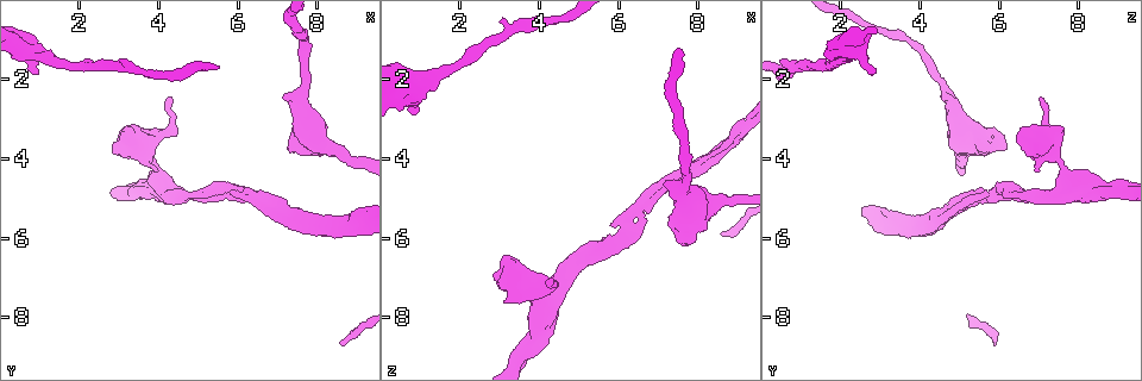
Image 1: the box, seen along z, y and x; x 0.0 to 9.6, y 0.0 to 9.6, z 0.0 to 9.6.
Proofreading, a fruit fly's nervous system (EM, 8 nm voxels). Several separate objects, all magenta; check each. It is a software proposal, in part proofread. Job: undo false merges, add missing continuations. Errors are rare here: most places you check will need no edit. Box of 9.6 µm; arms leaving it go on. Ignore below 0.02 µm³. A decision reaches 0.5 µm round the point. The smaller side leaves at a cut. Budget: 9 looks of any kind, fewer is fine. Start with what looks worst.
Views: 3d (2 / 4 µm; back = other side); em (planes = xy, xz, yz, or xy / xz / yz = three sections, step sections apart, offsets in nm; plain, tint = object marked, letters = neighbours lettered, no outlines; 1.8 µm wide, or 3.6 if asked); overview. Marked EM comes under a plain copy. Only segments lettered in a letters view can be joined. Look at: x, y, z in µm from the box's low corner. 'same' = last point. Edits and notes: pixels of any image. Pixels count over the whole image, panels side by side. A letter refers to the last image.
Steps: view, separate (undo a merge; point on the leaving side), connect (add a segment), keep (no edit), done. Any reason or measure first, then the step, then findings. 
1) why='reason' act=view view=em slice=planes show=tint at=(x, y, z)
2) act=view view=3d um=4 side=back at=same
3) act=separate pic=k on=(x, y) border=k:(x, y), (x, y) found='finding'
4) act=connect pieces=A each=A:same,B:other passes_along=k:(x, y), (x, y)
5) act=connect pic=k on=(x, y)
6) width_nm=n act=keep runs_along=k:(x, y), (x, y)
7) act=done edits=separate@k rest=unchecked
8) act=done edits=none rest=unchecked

why='branch stops here' act=view view=em slice=xz step=16 show=letters at=(0.95, 1.85, 2.85)

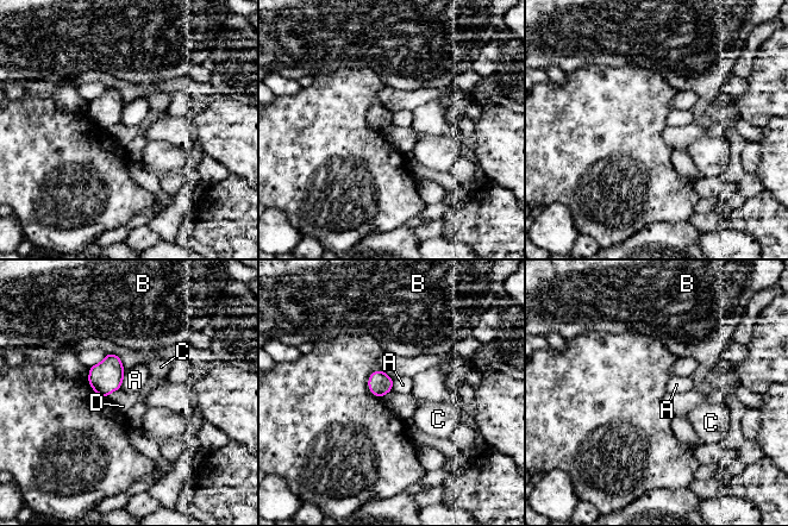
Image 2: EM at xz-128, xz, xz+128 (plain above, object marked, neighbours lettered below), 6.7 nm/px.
why='another direction' act=view view=em slice=planes show=letters at=same

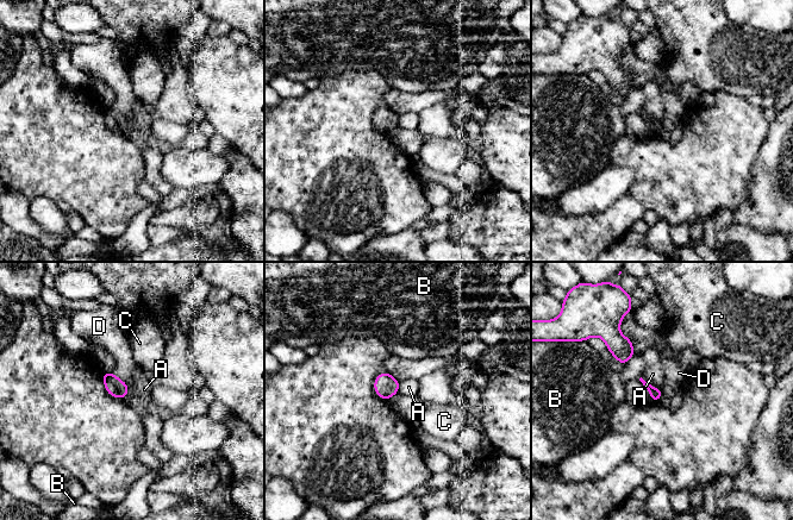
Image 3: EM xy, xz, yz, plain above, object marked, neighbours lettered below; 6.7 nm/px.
act=keep each=A:other,B:other,C:other,D:other border=3:(641, 377), (661, 390) found='no lettered segment goes on from it'

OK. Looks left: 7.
why='three-way junction' act=view view=em um=3.6 slice=planes show=tint at=(7.70, 3.45, 5.45)

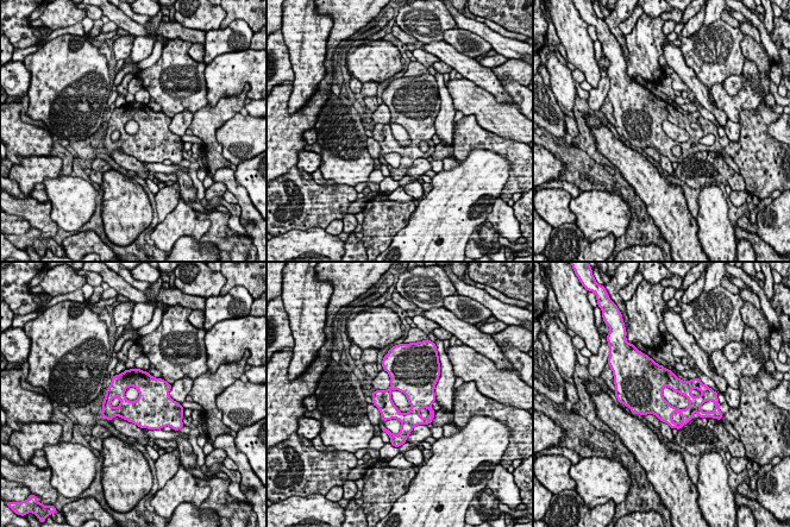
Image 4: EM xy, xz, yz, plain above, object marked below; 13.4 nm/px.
why='see the neighbours' act=view view=em um=3.6 slice=planes show=letters at=same

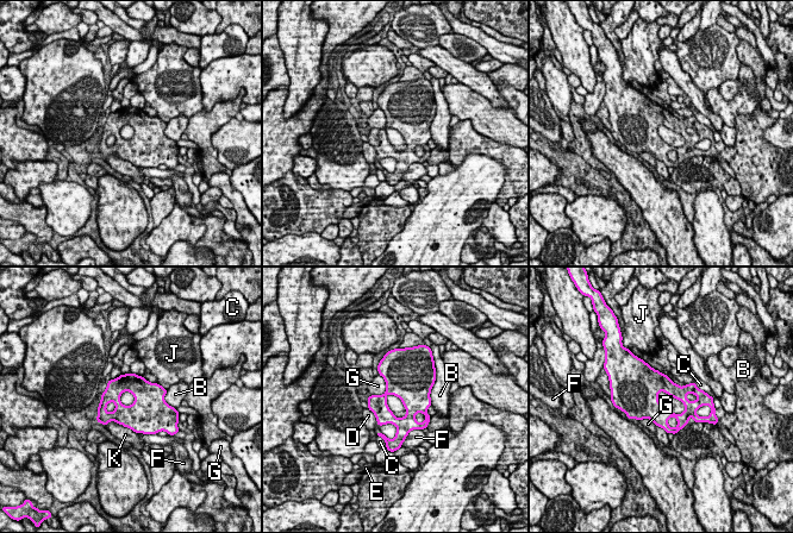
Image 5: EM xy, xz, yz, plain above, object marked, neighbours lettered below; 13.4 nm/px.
width_nm=220 act=keep each=B:other,C:other,D:other,E:other,F:other,G:other,J:other,K:other border=5:(379, 374), (385, 392), (370, 395) found='continuous, no second neuron'

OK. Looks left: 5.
why='a fork' act=view view=em slice=planes show=letters at=(4.15, 4.60, 7.70)

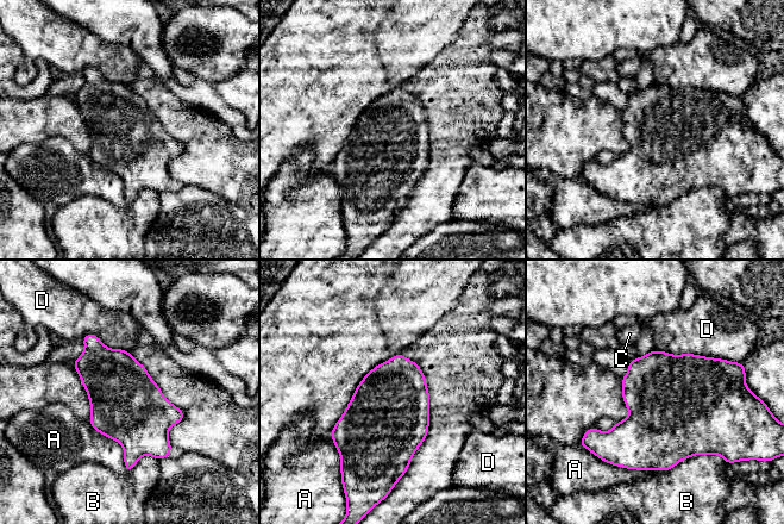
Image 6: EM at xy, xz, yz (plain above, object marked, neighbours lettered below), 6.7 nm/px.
act=keep each=A:other,B:other,C:other,D:other border=6:(654, 349), (735, 363) found='continuous, no second neuron'

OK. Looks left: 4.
why='arms part here' act=view view=em slice=xy step=4 show=tint at=(8.80, 5.80, 3.60)

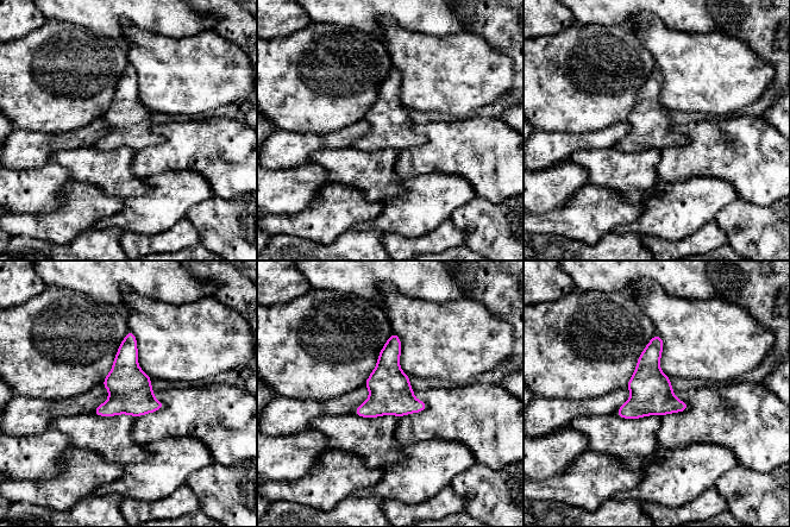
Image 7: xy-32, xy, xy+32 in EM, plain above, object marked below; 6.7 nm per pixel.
act=view view=em slice=planes show=letters at=same

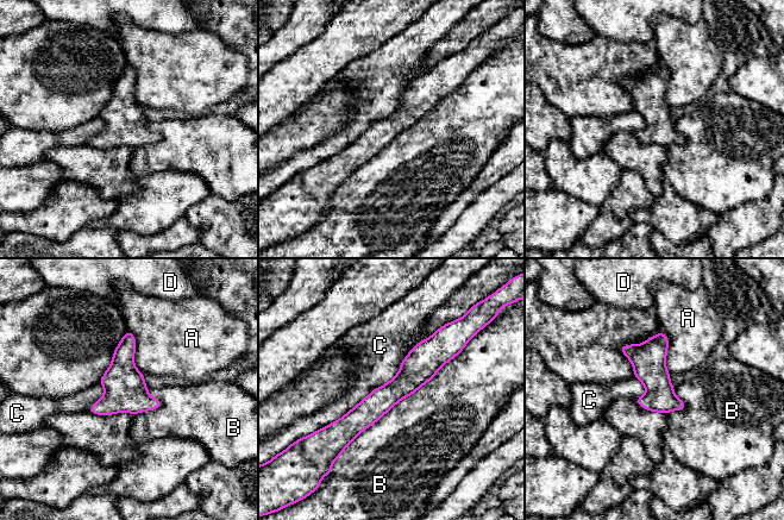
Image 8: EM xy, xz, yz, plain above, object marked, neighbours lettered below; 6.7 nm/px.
act=keep each=A:other,B:other,C:other,D:other found='one neuron here'

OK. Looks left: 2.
act=done edits=none rest=unchecked

